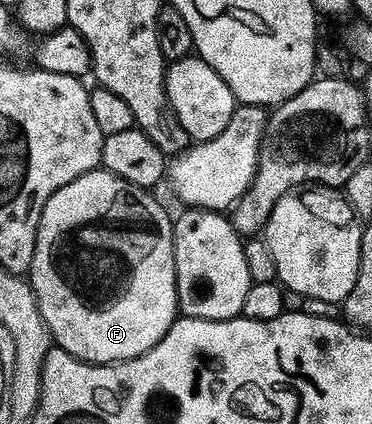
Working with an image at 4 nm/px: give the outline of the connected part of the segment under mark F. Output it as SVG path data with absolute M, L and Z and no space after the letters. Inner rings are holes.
M105 168L90 169L85 175L73 179L65 187L61 187L45 203L41 211L41 219L37 227L37 239L33 251L33 263L29 270L29 284L35 292L35 302L39 314L51 335L52 342L58 348L69 351L82 361L94 365L113 365L116 361L129 361L149 351L166 335L169 327L177 319L179 300L177 299L177 275L175 274L175 240L173 239L173 217L155 198L154 192L137 187Z

